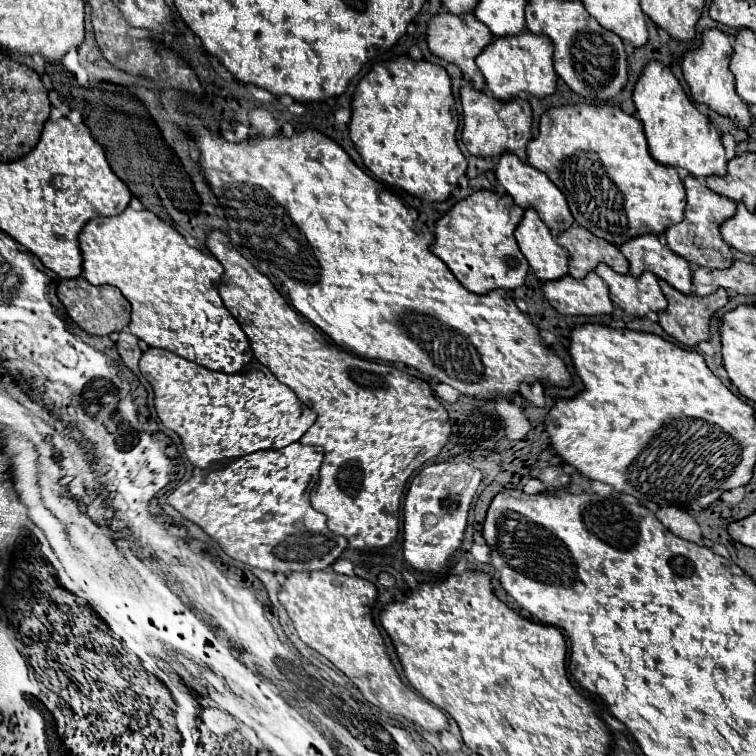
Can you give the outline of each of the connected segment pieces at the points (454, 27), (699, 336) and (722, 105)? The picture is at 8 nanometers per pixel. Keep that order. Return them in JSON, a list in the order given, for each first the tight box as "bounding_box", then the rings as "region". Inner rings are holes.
[{"bounding_box":[428,13,494,91],"region":[[[442,13],[442,15],[432,17],[428,23],[428,47],[430,47],[430,51],[436,57],[460,67],[464,77],[468,77],[478,91],[486,91],[486,83],[484,83],[484,75],[476,67],[476,57],[484,51],[486,45],[492,43],[492,39],[494,39],[494,35],[490,33],[490,29],[486,29],[486,25],[482,25],[474,15],[470,15],[470,19],[462,19],[462,17],[452,15],[452,13]]]},{"bounding_box":[658,279,728,347],"region":[[[660,279],[660,287],[662,287],[662,293],[664,297],[668,299],[668,307],[666,311],[658,313],[658,323],[662,325],[662,329],[674,337],[676,341],[684,343],[686,347],[696,347],[698,343],[702,341],[710,341],[710,319],[712,315],[722,309],[726,303],[728,303],[728,293],[726,289],[718,289],[716,293],[708,295],[708,297],[696,297],[696,295],[684,295],[676,289],[672,289],[666,281]]]},{"bounding_box":[682,29,754,129],"region":[[[708,29],[704,33],[704,37],[702,37],[700,49],[688,51],[684,55],[682,73],[684,73],[684,79],[686,79],[688,87],[690,87],[690,95],[692,95],[694,103],[704,103],[712,111],[716,111],[718,115],[730,117],[738,129],[748,129],[748,127],[754,125],[754,117],[752,117],[748,105],[738,97],[738,93],[734,89],[734,77],[732,77],[732,73],[728,69],[730,57],[732,57],[730,39],[718,29]]]}]

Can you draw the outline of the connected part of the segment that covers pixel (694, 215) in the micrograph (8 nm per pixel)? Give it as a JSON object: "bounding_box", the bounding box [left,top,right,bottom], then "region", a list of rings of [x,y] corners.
{"bounding_box":[664,175,736,269],"region":[[[690,175],[684,179],[684,187],[686,187],[686,199],[688,199],[684,221],[678,225],[672,225],[666,231],[664,237],[668,241],[668,247],[698,267],[728,269],[734,263],[734,253],[732,253],[732,247],[728,243],[724,243],[724,239],[720,235],[720,225],[730,215],[736,213],[736,203],[714,193],[712,189],[708,189],[708,185],[704,181],[694,179]]]}

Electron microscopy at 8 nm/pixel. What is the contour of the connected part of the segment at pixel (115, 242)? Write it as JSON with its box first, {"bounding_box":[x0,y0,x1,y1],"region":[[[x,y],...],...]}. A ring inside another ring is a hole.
{"bounding_box":[78,207,252,373],"region":[[[126,207],[124,213],[116,217],[92,219],[78,235],[78,247],[82,253],[82,277],[90,285],[114,285],[122,291],[122,295],[132,305],[128,331],[148,343],[148,347],[172,351],[206,369],[222,373],[238,373],[252,359],[252,349],[246,333],[228,313],[218,295],[216,283],[222,277],[222,265],[212,255],[190,247],[170,223],[162,221],[152,211],[134,211]]]}

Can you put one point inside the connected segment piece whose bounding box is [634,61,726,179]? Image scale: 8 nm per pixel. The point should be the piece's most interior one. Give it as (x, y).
(678, 135)

